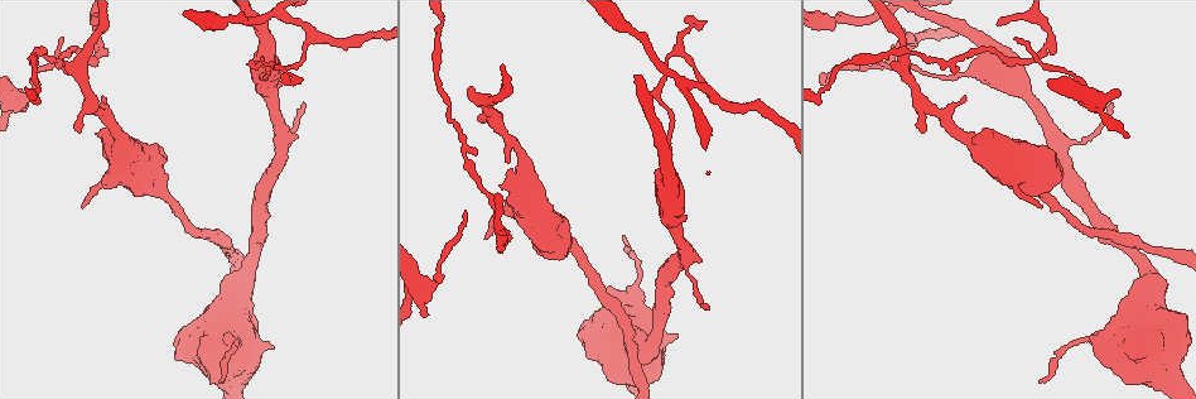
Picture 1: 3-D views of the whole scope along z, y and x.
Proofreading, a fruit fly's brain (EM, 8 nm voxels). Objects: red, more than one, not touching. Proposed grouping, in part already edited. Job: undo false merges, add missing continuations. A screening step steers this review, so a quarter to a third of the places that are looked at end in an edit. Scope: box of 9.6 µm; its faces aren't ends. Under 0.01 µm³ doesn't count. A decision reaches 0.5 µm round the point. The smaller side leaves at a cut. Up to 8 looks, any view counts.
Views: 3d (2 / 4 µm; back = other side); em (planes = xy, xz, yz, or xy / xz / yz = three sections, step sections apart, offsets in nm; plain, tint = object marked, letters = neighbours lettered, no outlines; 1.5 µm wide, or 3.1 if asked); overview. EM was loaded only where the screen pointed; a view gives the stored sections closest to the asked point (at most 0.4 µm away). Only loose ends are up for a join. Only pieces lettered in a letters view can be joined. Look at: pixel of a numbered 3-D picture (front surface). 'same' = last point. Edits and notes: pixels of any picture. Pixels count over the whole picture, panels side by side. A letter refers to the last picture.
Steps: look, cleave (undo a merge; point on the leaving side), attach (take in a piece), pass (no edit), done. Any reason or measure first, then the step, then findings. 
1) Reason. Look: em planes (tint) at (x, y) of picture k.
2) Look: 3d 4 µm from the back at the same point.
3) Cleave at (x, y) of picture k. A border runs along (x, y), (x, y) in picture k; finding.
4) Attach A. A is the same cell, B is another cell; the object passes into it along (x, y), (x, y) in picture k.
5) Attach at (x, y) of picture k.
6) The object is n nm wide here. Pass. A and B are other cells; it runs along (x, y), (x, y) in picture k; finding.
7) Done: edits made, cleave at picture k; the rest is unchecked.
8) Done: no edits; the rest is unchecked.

Three arms meet. Look: em xz step 4 (tint) at (678, 50) of picture 1.

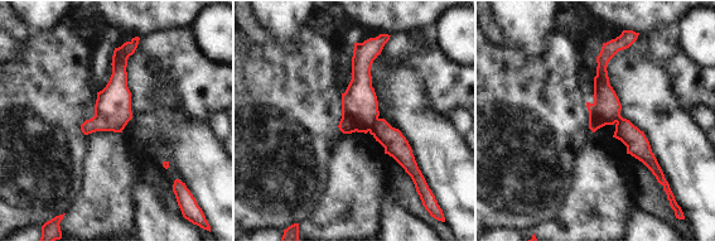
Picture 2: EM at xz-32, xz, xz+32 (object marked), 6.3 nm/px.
Cut it another way. Look: em yz step 8 (tint) at the same point.

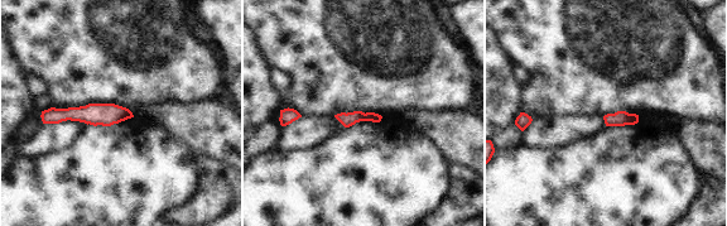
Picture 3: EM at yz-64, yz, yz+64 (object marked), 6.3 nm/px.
What lies round it. Look: em yz step 8 (letters) at the same point.

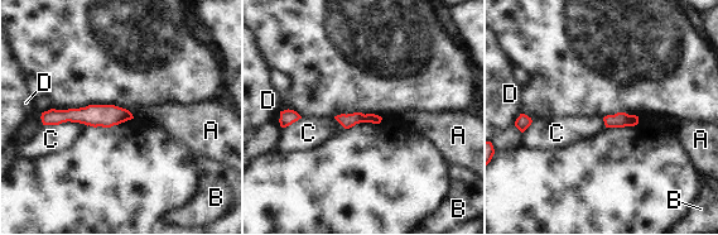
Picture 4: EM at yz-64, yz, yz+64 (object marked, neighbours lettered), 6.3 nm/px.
The longest contact is with C, 280 nm. Cleave at (369, 118) of picture 4. A, B, C and D are other cells; a border runs along (365, 115), (361, 121) in picture 4; a second neuron is stuck on.

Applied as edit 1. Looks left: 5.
Thin end. Look: 3d 4 µm at (465, 213) of picture 1.

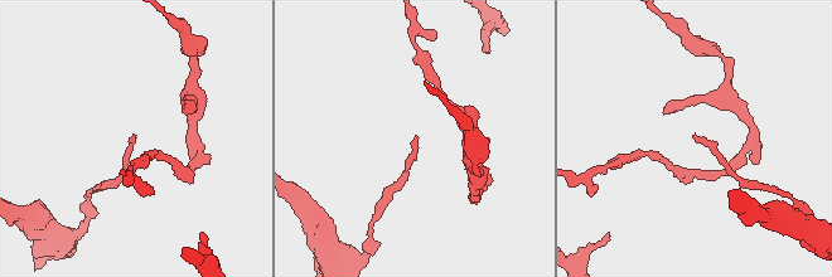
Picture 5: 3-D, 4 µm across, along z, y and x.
Look: em yz step 8 (letters) at (693, 137) of picture 5.

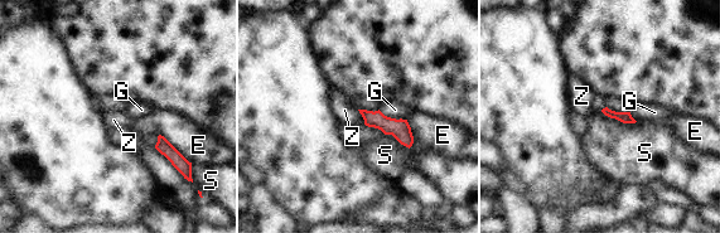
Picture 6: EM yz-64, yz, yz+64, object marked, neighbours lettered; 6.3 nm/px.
Another direction. Look: em planes (letters) at the same point.

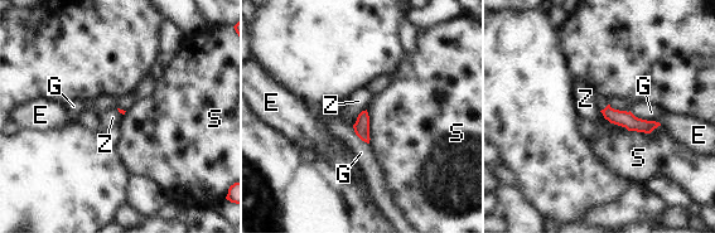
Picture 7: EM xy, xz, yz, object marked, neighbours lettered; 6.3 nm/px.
The longest contact is with S, 360 nm. Pass. E, G, S and Z are other cells; none of them fits.

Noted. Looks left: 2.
Done: edits made, cleave at picture 4; the rest is unchecked.

